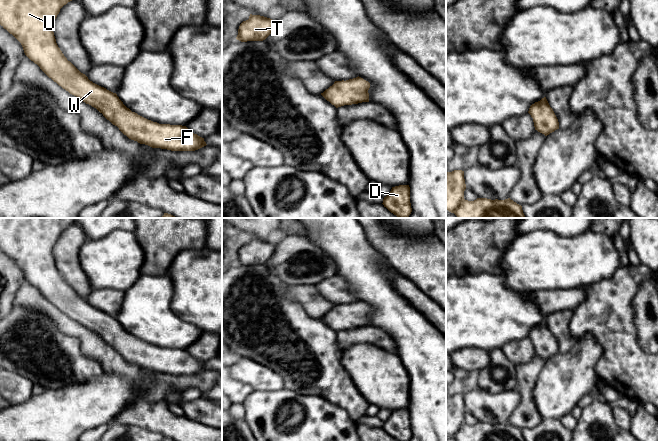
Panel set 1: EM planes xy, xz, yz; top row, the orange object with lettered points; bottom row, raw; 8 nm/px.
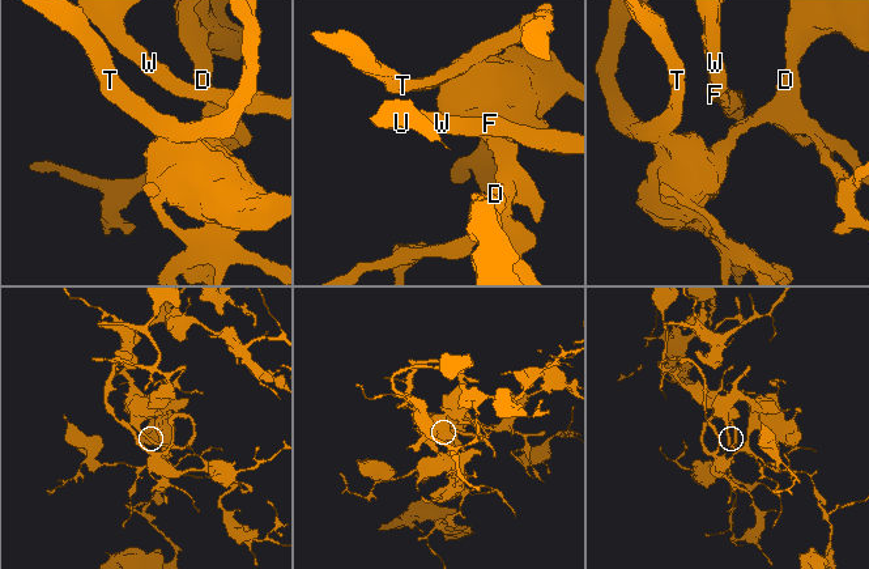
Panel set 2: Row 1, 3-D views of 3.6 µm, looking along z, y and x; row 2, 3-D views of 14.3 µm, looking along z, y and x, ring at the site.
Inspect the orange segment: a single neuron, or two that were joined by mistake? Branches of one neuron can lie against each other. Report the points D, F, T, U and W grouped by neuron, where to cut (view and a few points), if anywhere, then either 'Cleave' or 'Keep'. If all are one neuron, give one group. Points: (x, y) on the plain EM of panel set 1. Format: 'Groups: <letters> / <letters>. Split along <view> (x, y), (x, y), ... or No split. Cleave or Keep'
Groups: D F T U W. No split. Keep

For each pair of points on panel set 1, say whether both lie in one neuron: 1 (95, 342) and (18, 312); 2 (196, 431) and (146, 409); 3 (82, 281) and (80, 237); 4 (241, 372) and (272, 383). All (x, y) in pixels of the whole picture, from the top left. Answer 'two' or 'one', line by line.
1: two
2: one
3: one
4: one

